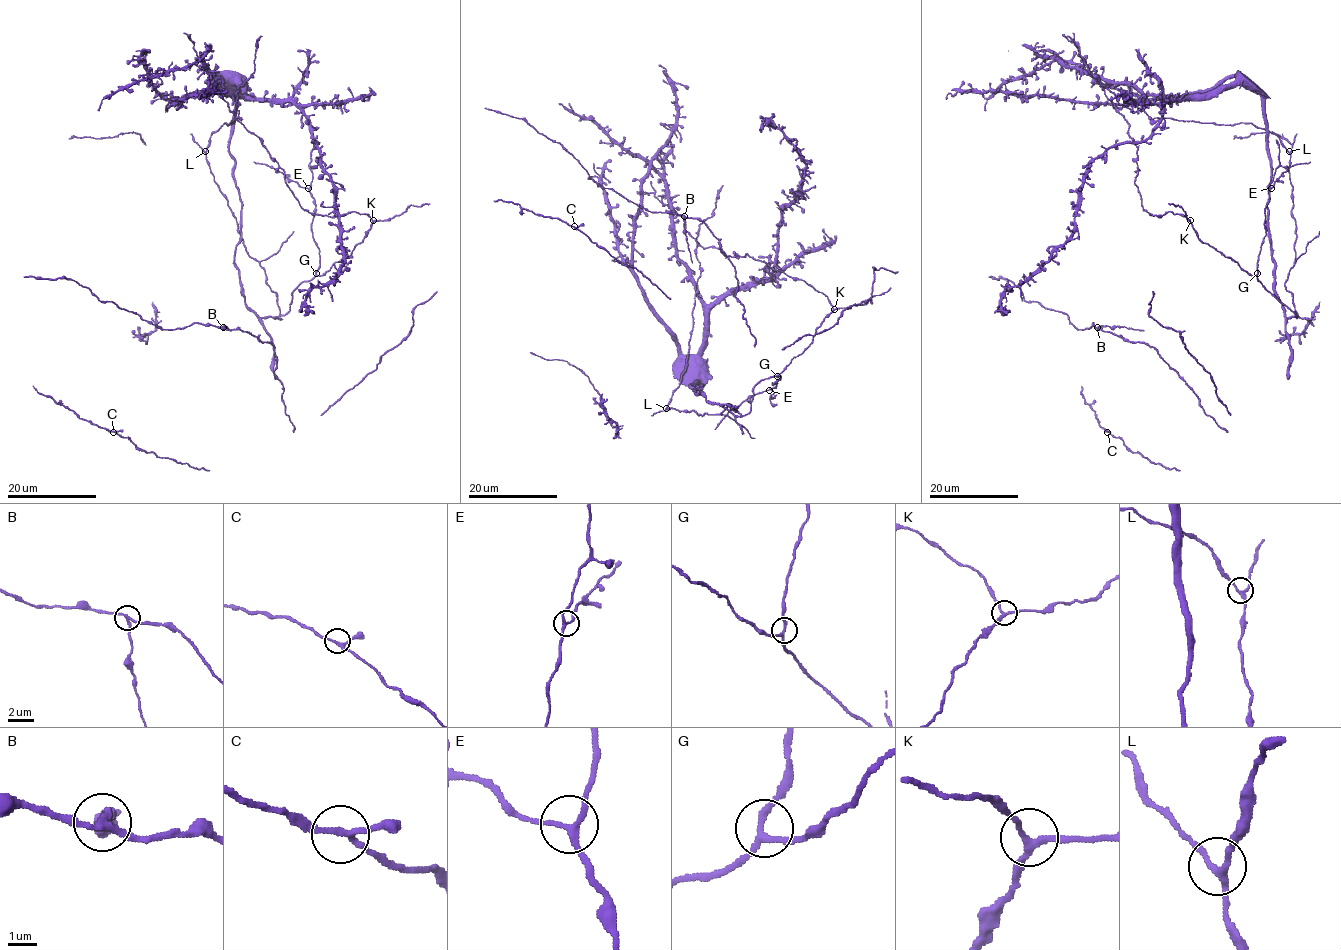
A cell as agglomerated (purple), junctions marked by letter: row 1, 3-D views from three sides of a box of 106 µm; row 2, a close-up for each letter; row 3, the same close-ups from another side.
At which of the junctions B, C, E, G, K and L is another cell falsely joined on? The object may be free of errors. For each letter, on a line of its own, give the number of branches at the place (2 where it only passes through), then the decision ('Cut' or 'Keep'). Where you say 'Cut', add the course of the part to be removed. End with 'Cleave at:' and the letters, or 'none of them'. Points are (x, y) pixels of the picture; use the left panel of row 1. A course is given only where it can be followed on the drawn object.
B: Branches: 3. Cut
C: Branches: 3. Keep
E: Branches: 3. Keep
G: Branches: 3. Keep
K: Branches: 3. Keep
L: Branches: 3. Keep
Cleave at: B

